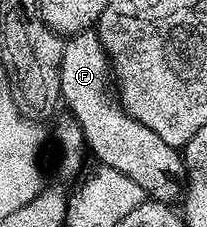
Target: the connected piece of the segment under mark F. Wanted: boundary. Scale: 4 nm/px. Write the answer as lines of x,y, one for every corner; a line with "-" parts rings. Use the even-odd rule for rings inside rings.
98,32
74,34
64,44
61,59
61,97
65,105
71,108
68,109
70,116
80,124
90,156
92,153
99,165
108,165
113,167
113,171
121,171
121,175
129,175
129,179
133,179
133,183
137,183
137,187
141,187
144,194
152,201
175,203
180,200
187,179
180,150
176,146
165,143
165,139
153,135
149,127
145,127
143,123
137,123
137,119
130,117
122,105
117,103
113,96
111,62
107,59
103,44
99,42

